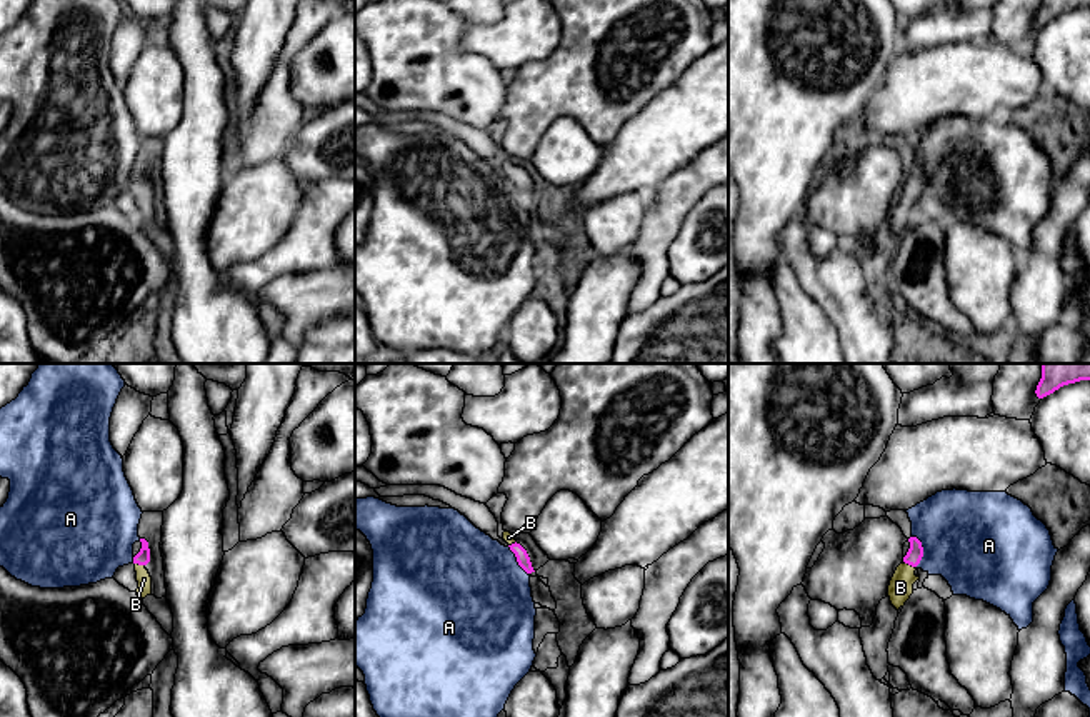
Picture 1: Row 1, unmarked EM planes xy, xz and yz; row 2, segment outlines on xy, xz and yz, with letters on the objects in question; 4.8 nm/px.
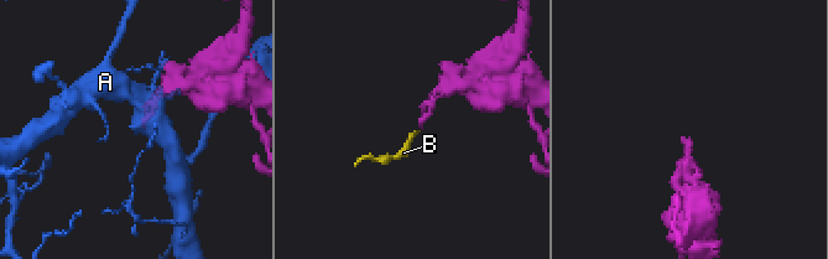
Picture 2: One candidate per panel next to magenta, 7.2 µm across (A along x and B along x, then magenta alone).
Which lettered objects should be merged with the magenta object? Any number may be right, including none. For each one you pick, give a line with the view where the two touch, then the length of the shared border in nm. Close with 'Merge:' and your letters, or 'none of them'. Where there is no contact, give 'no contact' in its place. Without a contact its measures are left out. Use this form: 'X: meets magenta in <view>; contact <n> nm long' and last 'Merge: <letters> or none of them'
B: meets magenta in yz; contact 70 nm long
Merge: B

